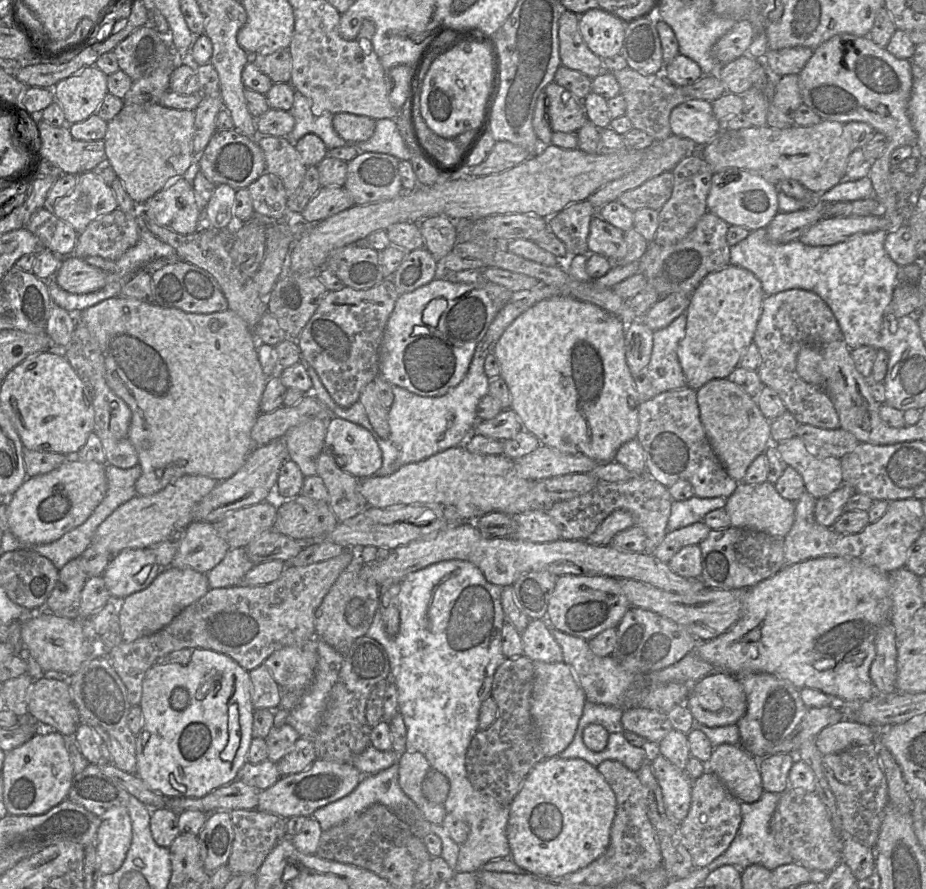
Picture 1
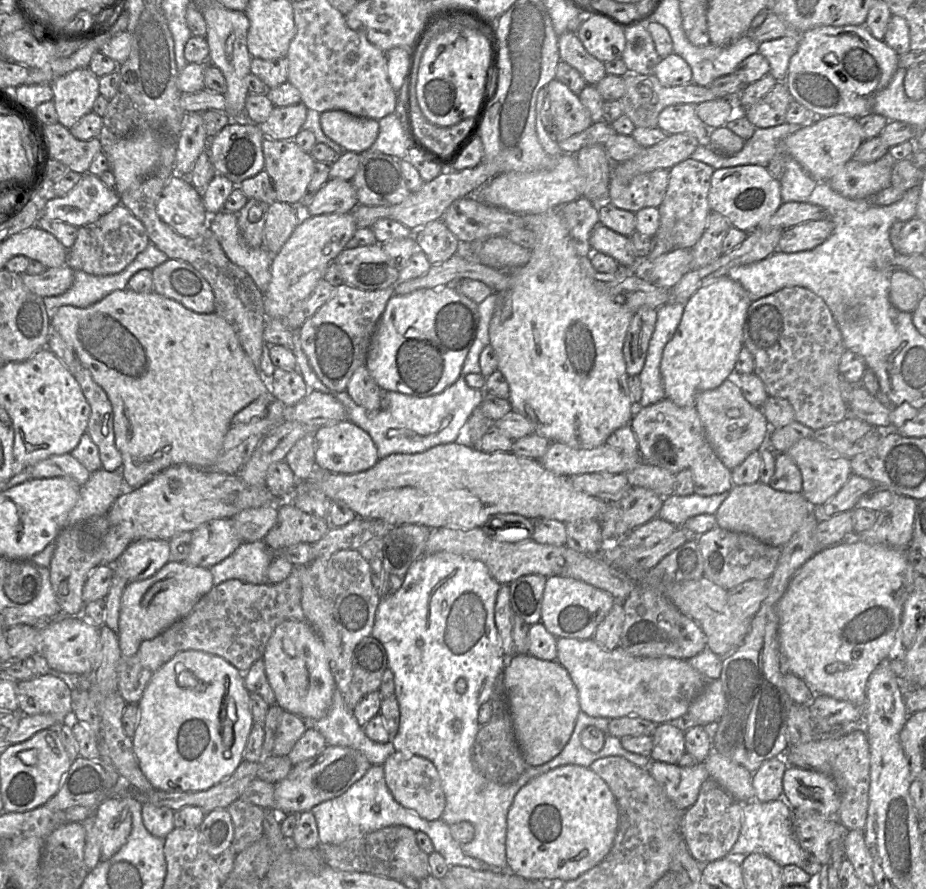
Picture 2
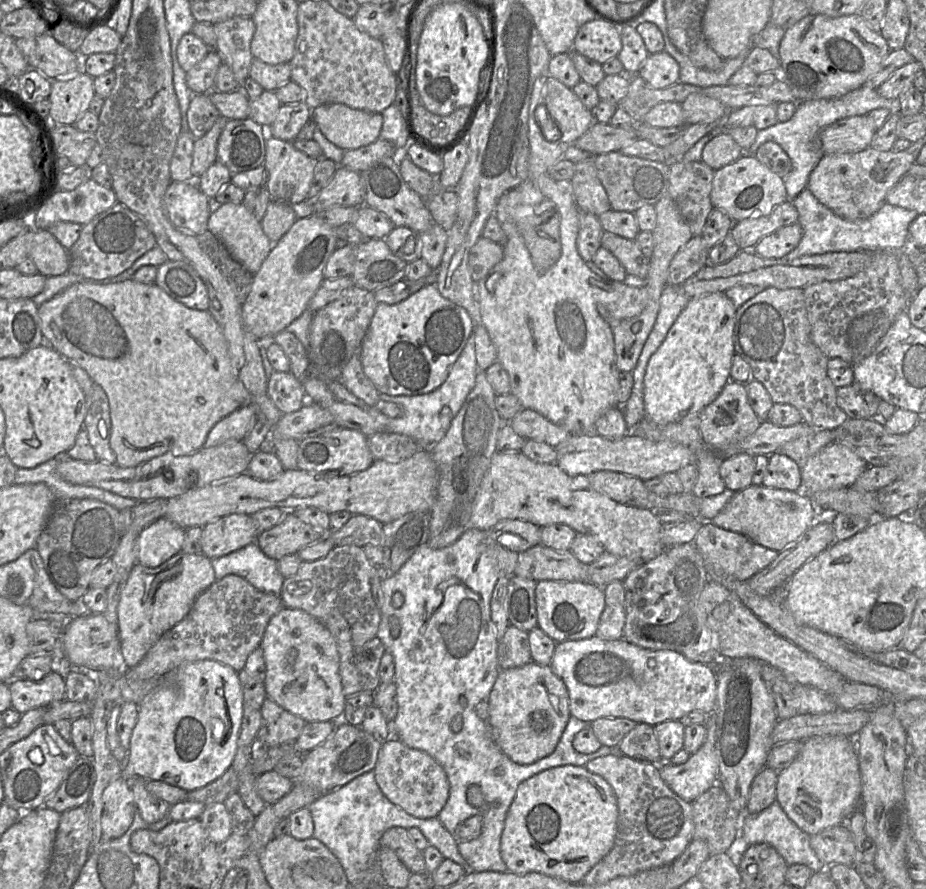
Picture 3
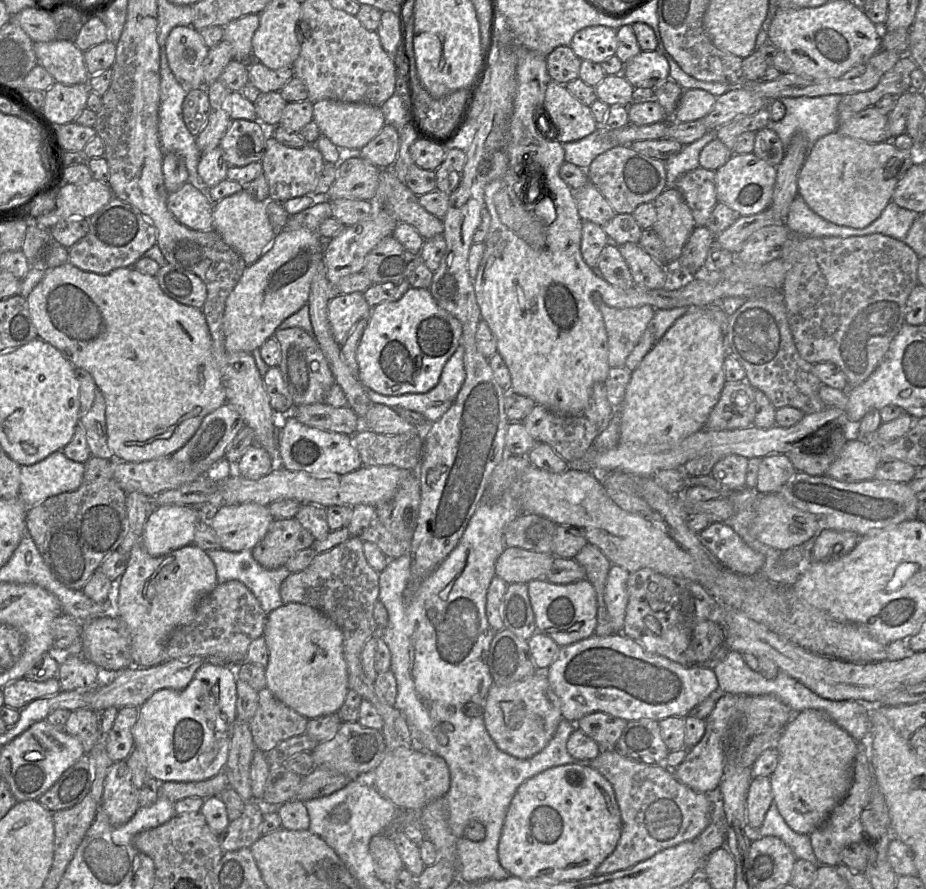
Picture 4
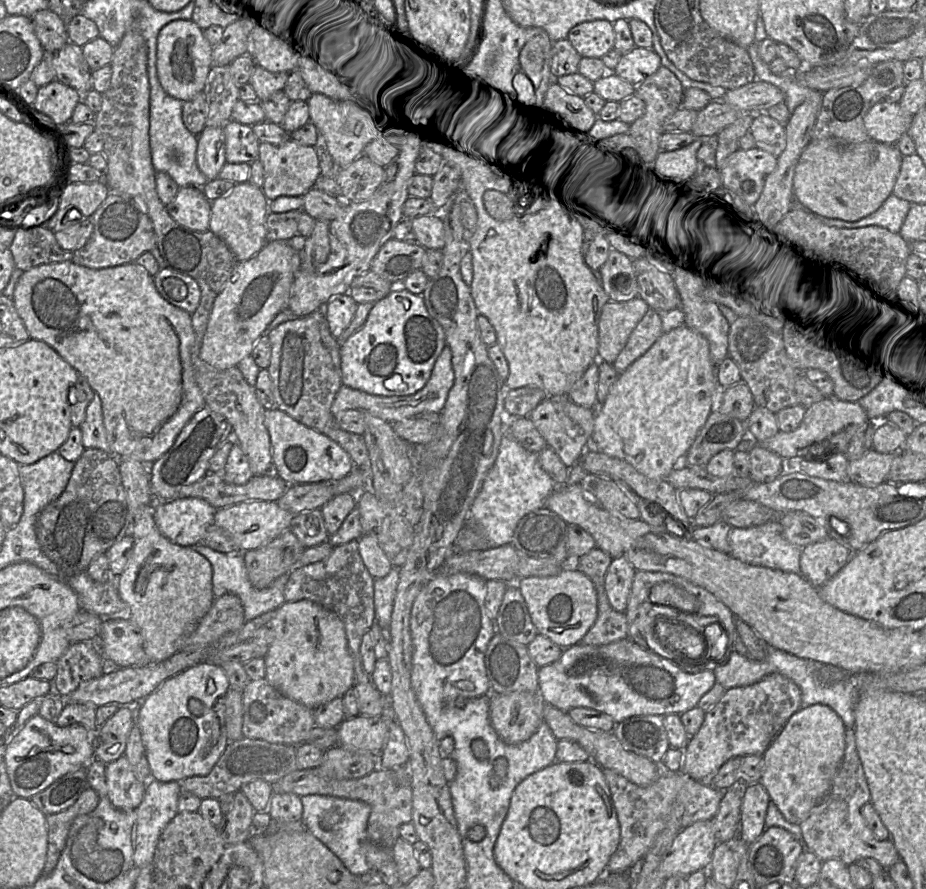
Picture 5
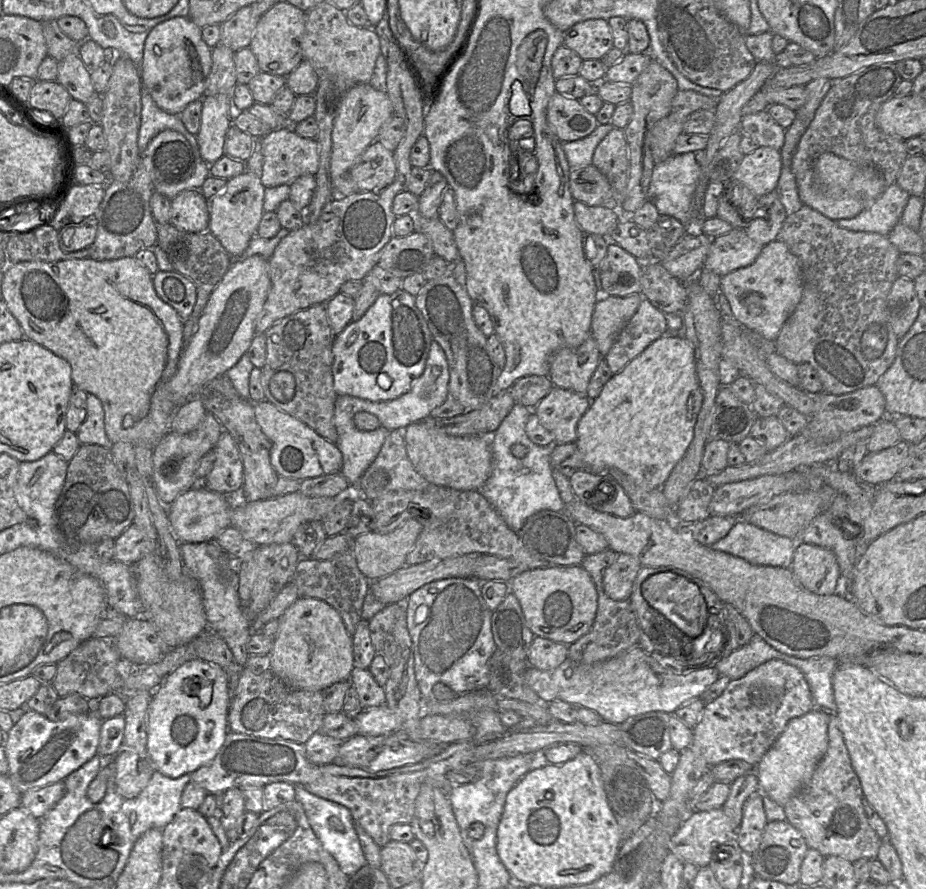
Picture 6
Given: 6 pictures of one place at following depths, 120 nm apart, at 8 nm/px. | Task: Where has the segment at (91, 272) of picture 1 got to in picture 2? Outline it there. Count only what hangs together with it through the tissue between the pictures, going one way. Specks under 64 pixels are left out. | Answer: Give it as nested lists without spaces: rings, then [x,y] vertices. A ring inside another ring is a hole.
[[[67,264],[47,268],[37,275],[21,274],[24,285],[34,294],[47,297],[65,293],[73,284],[74,270]]]

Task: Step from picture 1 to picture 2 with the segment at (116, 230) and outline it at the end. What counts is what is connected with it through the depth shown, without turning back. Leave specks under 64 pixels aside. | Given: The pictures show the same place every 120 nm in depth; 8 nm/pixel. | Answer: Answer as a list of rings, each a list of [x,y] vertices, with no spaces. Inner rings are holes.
[[[119,203],[98,220],[81,226],[67,252],[66,264],[74,271],[96,276],[113,275],[125,269],[150,243],[146,229],[128,208]]]

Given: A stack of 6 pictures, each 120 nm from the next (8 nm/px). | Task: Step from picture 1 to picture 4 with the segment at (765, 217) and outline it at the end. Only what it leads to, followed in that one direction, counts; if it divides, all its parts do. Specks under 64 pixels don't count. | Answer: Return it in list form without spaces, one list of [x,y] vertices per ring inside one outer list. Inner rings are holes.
[[[733,154],[715,171],[718,202],[727,205],[740,216],[758,214],[769,208],[776,181],[777,166],[770,165],[755,154]]]

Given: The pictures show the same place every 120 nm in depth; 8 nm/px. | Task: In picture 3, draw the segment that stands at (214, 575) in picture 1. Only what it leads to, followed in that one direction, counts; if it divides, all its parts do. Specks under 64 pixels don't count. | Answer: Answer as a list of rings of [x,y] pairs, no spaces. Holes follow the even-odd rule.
[[[256,541],[210,560],[217,580],[227,575],[239,575],[256,589],[281,597],[285,578],[278,569],[277,561],[266,556]]]

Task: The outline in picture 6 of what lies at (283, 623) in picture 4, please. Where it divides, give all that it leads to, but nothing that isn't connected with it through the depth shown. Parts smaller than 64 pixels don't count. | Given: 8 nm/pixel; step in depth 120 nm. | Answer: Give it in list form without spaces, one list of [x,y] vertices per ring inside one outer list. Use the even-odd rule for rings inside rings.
[[[298,598],[278,622],[279,630],[269,654],[270,671],[288,687],[323,691],[335,683],[350,681],[355,667],[353,641],[337,610],[316,598]]]

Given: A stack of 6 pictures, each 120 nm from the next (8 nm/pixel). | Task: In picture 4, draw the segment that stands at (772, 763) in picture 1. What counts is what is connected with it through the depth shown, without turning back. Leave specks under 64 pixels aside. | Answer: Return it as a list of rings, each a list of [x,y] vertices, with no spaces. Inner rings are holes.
[[[769,777],[752,778],[746,799],[746,819],[751,830],[757,830],[762,825],[772,802],[773,794]]]

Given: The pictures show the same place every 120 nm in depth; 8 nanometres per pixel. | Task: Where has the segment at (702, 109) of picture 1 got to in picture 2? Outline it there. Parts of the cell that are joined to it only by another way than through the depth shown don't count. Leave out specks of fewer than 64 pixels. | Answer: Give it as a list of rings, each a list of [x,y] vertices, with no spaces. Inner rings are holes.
[[[695,104],[670,105],[660,112],[657,127],[667,135],[687,133],[699,142],[706,142],[711,129],[698,117],[695,108]]]

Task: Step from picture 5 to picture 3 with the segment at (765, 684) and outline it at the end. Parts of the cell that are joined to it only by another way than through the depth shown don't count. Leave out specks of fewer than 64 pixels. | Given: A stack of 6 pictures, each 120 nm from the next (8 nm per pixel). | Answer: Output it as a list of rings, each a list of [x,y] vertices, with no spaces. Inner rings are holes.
[[[709,715],[705,726],[705,742],[687,762],[674,765],[670,762],[659,764],[660,775],[669,788],[684,801],[693,803],[704,792],[718,783],[719,762],[715,750],[716,723]]]

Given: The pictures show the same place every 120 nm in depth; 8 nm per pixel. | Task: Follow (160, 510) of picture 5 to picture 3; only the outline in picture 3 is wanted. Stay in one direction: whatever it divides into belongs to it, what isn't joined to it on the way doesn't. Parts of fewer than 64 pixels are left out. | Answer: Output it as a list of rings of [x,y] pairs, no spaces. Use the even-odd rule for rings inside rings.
[[[165,517],[158,518],[138,537],[137,563],[155,568],[182,552],[186,529]]]

